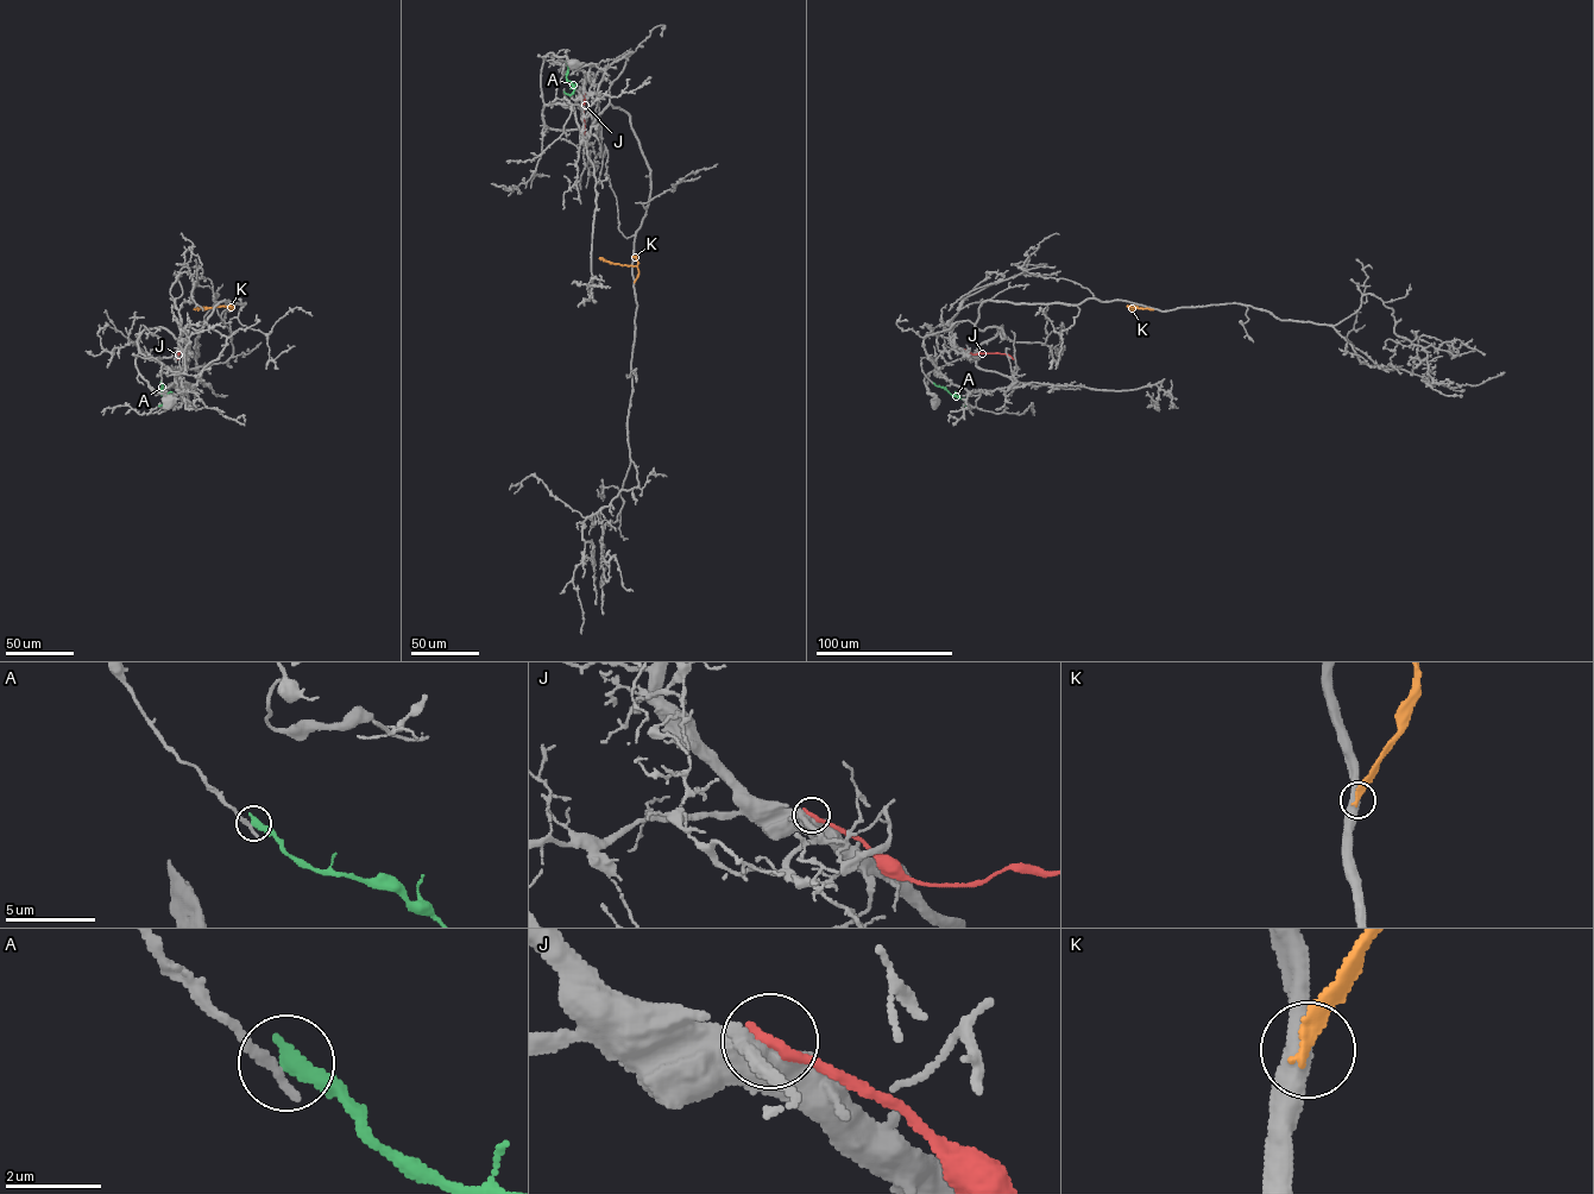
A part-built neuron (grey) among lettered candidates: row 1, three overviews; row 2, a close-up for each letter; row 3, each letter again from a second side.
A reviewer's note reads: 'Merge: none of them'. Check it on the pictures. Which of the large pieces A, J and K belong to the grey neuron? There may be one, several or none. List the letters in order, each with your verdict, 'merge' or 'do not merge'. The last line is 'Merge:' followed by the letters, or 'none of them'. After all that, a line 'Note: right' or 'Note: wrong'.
A: do not merge
J: do not merge
K: do not merge
Merge: none of them
Note: right

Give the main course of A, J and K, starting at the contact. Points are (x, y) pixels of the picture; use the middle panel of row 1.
A: (566, 62), (566, 80), (574, 90), (569, 94), (564, 92)
J: (584, 93), (583, 142)
K: (634, 282), (638, 272), (636, 265), (599, 258)

